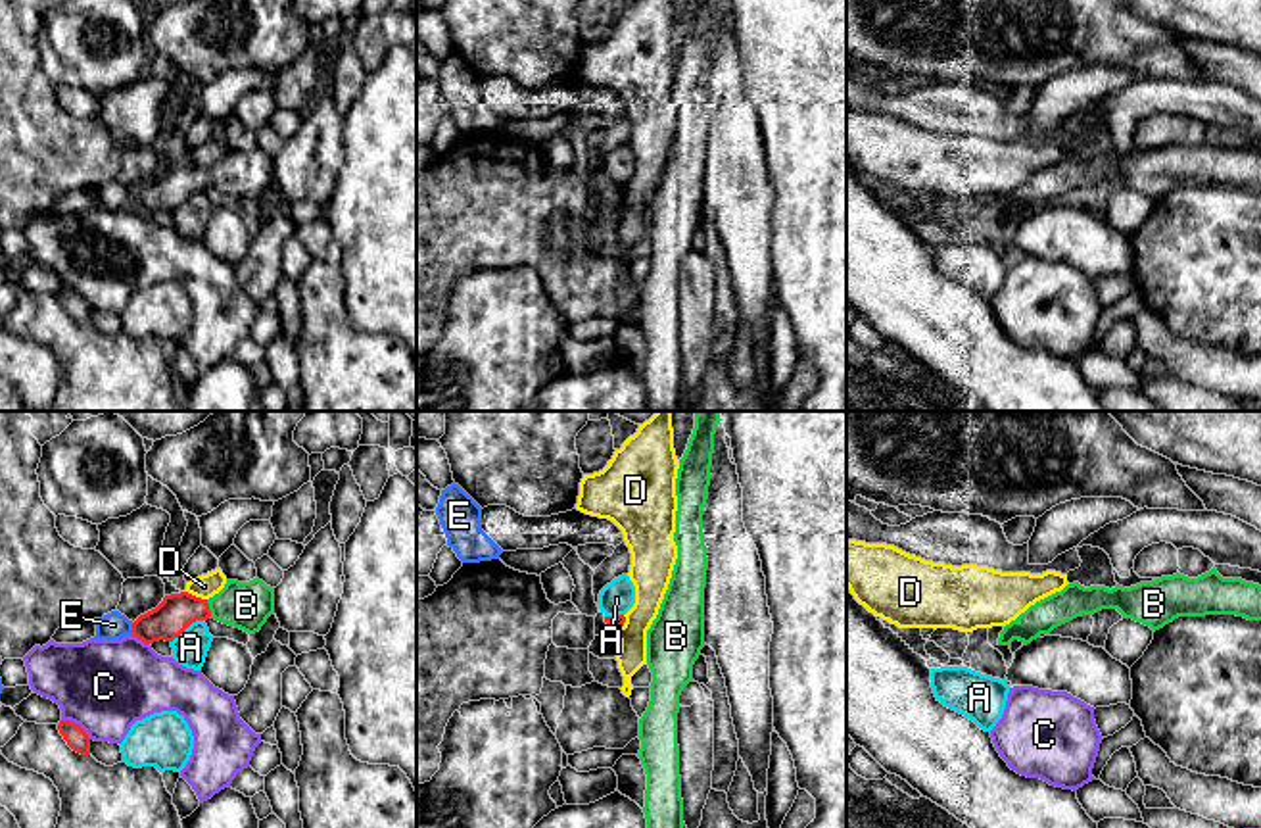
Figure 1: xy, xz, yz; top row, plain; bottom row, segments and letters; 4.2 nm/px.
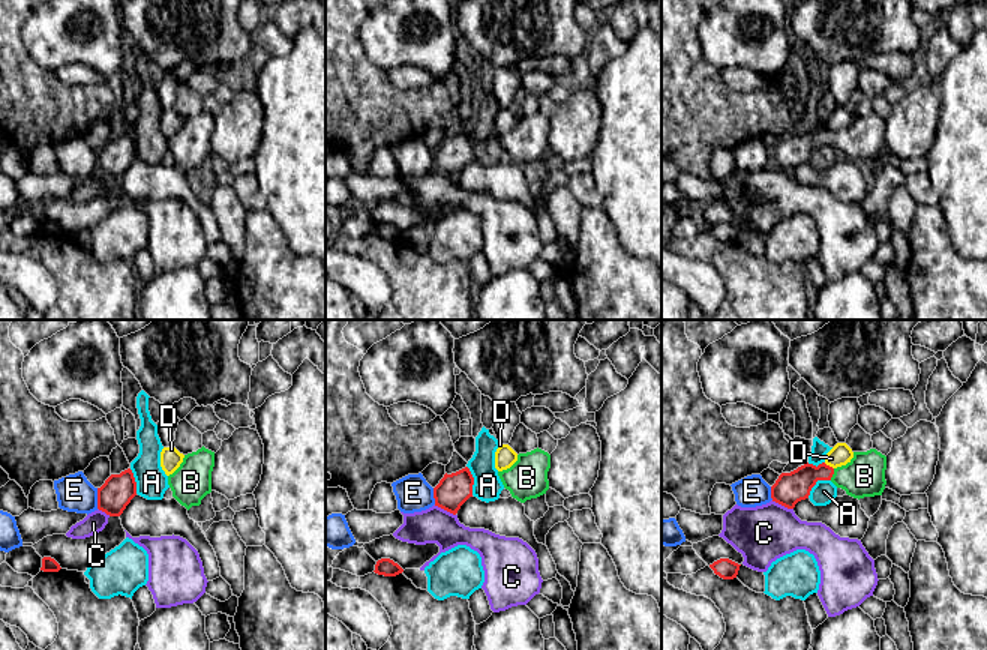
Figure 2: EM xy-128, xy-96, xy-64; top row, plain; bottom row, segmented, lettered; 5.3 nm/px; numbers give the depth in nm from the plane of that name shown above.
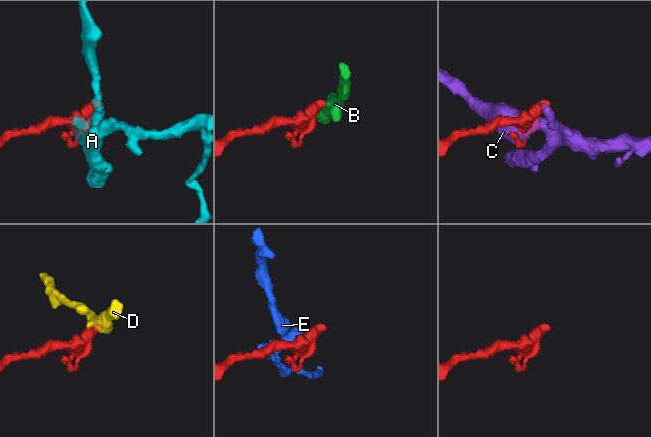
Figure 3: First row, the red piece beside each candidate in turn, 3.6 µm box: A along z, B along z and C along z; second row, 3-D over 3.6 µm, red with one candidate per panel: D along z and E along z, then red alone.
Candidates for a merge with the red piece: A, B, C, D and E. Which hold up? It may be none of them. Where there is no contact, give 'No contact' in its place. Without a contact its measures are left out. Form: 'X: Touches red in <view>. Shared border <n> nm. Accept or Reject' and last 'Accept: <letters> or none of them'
A: Touches red in xy. Shared border 170 nm. Reject
B: Touches red in xy. Shared border 80 nm. Accept
C: Touches red in xy. Shared border 150 nm. Reject
D: Touches red in xy. Shared border 100 nm. Reject
E: Touches red in xy. Shared border 50 nm. Reject
Accept: B

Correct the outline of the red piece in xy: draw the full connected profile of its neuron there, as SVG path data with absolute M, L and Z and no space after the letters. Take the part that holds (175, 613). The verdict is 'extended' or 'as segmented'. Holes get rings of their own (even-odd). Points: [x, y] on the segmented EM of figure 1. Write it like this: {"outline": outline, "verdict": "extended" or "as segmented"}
{"outline": "M226 580L225 588L209 599L188 592L165 596L163 601L132 622L132 636L144 644L173 642L192 622L215 619L223 624L255 634L274 613L274 588L263 580Z", "verdict": "extended"}

